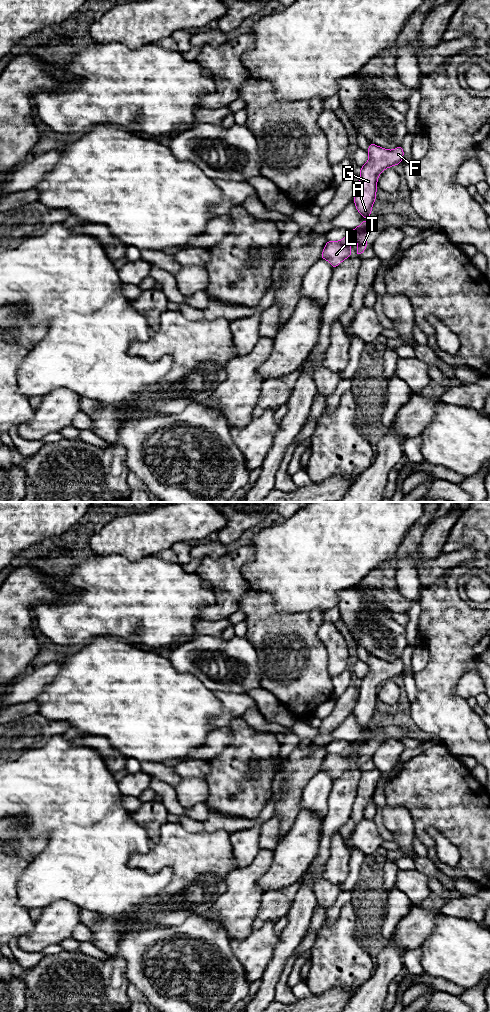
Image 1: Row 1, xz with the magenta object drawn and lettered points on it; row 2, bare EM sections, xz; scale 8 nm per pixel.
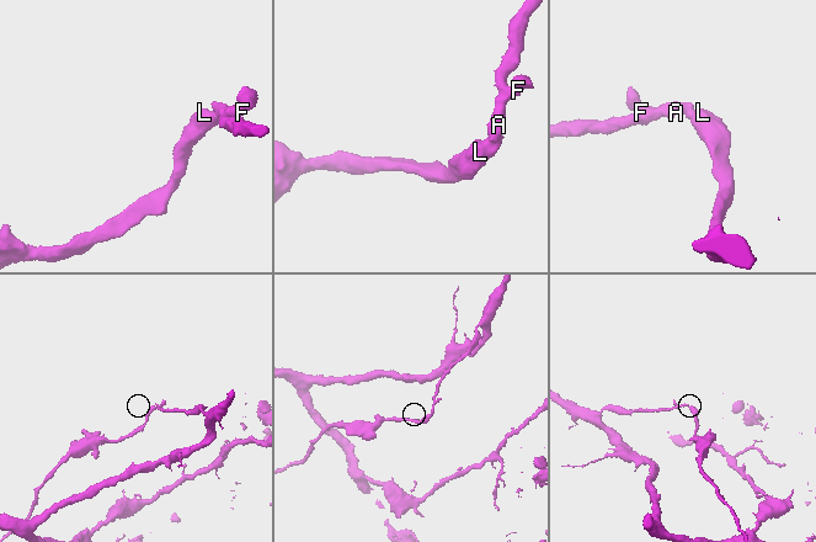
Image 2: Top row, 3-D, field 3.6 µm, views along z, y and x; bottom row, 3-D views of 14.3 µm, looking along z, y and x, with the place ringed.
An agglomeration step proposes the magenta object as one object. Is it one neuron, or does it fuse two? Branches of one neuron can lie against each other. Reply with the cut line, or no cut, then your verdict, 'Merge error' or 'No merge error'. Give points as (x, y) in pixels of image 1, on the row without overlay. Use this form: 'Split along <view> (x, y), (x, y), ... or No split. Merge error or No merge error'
Split along xz (369, 738), (360, 745), (352, 743). Merge error

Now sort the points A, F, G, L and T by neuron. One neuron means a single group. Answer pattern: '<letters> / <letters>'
A F G / L T

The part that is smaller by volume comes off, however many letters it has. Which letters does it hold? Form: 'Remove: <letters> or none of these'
Remove: L, T

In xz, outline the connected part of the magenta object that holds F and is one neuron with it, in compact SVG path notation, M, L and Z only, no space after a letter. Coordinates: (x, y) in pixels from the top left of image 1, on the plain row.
M369 654L367 664L369 671L360 680L360 693L353 710L357 723L365 731L371 728L379 687L389 679L400 677L404 669L402 657L394 662L388 662Z

